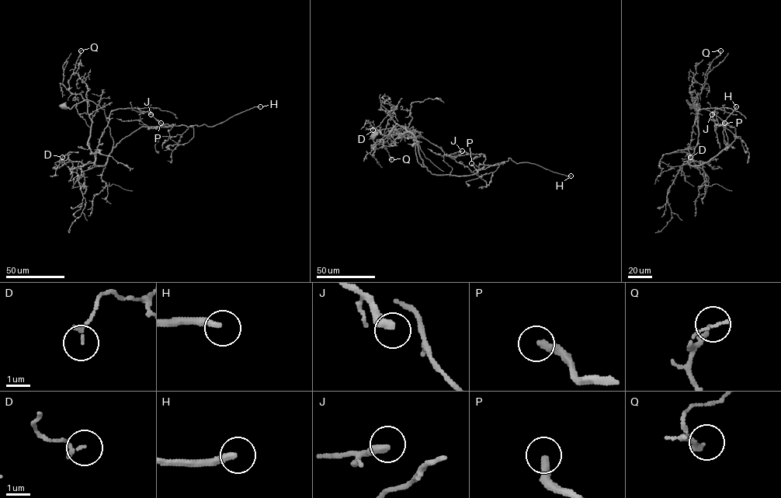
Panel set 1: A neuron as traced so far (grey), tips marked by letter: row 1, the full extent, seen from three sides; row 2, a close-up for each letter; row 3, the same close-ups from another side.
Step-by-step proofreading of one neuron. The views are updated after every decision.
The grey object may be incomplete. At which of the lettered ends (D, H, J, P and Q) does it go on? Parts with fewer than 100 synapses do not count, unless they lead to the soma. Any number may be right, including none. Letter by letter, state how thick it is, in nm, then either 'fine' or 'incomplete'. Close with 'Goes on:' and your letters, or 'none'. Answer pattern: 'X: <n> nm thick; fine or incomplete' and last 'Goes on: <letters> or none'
D: 170 nm thick; fine
H: 280 nm thick; incomplete
J: 360 nm thick; fine
P: 320 nm thick; incomplete
Q: 200 nm thick; fine
Goes on: H, P

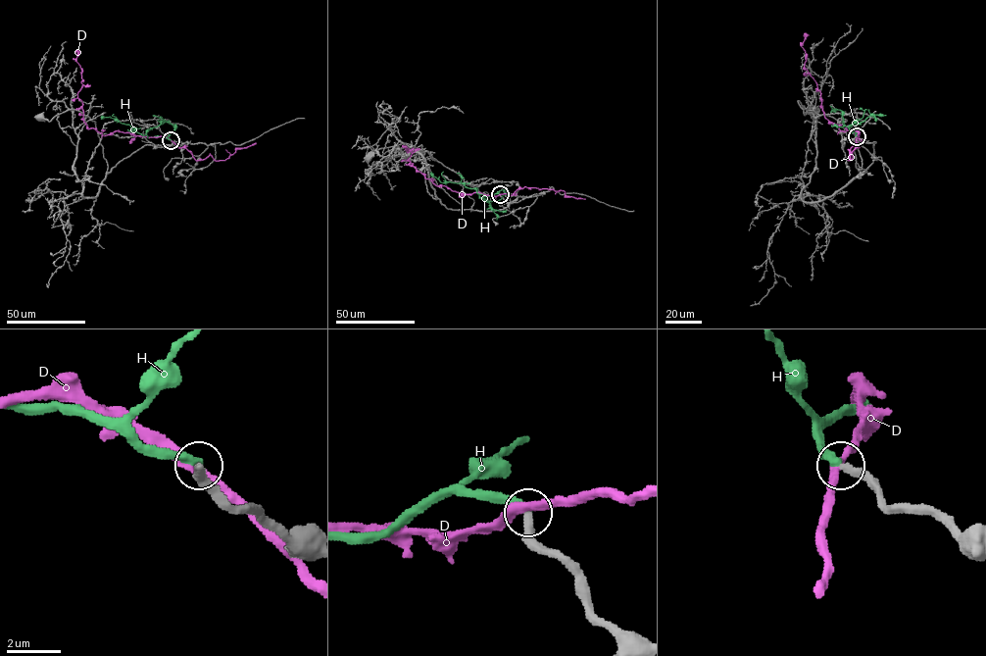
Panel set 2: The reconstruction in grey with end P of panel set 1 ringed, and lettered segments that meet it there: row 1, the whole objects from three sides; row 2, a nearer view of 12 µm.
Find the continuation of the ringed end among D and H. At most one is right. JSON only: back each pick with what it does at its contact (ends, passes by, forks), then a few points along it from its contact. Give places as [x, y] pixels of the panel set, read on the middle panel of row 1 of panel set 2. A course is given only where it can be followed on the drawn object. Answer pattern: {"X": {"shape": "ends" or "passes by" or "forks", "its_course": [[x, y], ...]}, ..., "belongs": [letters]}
{"H": {"shape": "ends", "its_course": [[500, 194], [484, 196], [463, 183], [441, 182], [430, 172]]}, "belongs": ["H"]}

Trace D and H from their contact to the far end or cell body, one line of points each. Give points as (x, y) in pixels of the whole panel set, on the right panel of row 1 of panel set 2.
D: (857, 136), (854, 127), (848, 126), (841, 131), (823, 115), (820, 93), (805, 67), (804, 36)
H: (857, 136), (859, 132), (852, 132), (843, 123), (842, 111), (830, 112)

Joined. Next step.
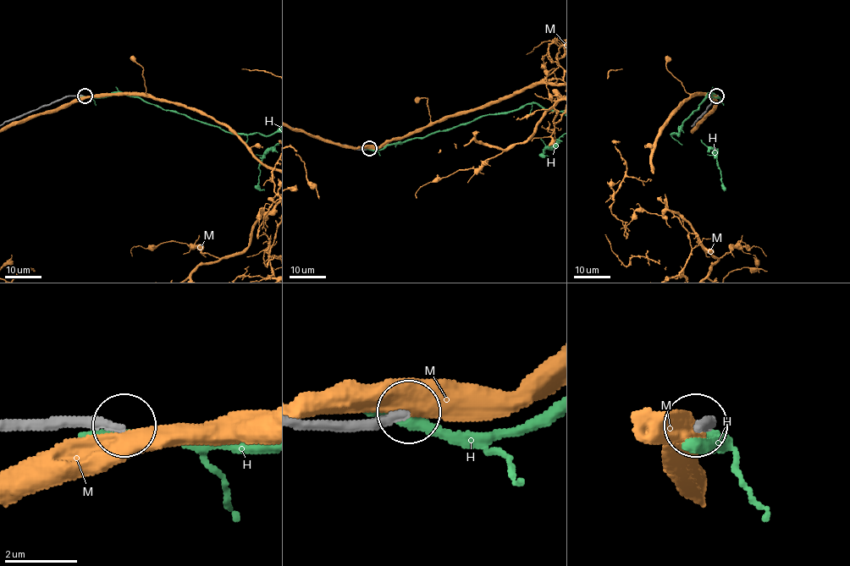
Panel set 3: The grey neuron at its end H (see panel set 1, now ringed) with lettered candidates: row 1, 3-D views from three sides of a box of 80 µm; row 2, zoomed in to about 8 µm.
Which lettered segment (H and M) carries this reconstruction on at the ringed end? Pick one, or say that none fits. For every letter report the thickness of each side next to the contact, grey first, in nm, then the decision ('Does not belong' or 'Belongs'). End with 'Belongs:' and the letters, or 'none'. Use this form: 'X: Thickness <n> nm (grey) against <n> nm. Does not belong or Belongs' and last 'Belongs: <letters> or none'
H: Thickness 320 nm (grey) against 400 nm. Does not belong
M: Thickness 280 nm (grey) against 600 nm. Does not belong
Belongs: none

